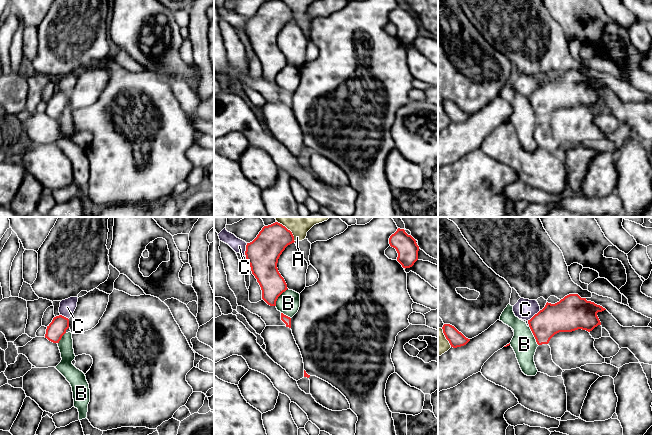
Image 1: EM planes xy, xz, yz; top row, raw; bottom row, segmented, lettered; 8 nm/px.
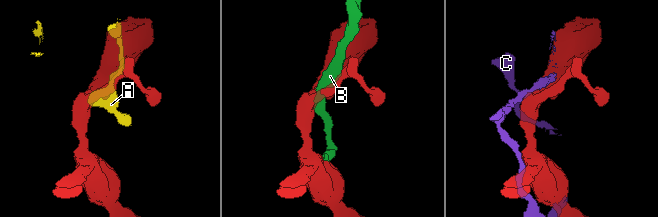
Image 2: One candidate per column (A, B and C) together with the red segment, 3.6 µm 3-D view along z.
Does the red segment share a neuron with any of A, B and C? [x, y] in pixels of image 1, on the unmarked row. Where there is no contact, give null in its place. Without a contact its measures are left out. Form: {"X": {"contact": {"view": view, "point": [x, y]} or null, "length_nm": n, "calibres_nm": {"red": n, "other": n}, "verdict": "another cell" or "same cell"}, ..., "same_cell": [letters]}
{"A": {"contact": {"view": "xz", "point": [291, 8]}, "length_nm": 180, "calibres_nm": {"red": 240, "other": 120}, "verdict": "another cell"}, "B": {"contact": {"view": "yz", "point": [534, 112]}, "length_nm": 180, "calibres_nm": {"red": 240, "other": 200}, "verdict": "another cell"}, "C": {"contact": {"view": "xz", "point": [246, 26]}, "length_nm": 110, "calibres_nm": {"red": 260, "other": 110}, "verdict": "another cell"}, "same_cell": []}

